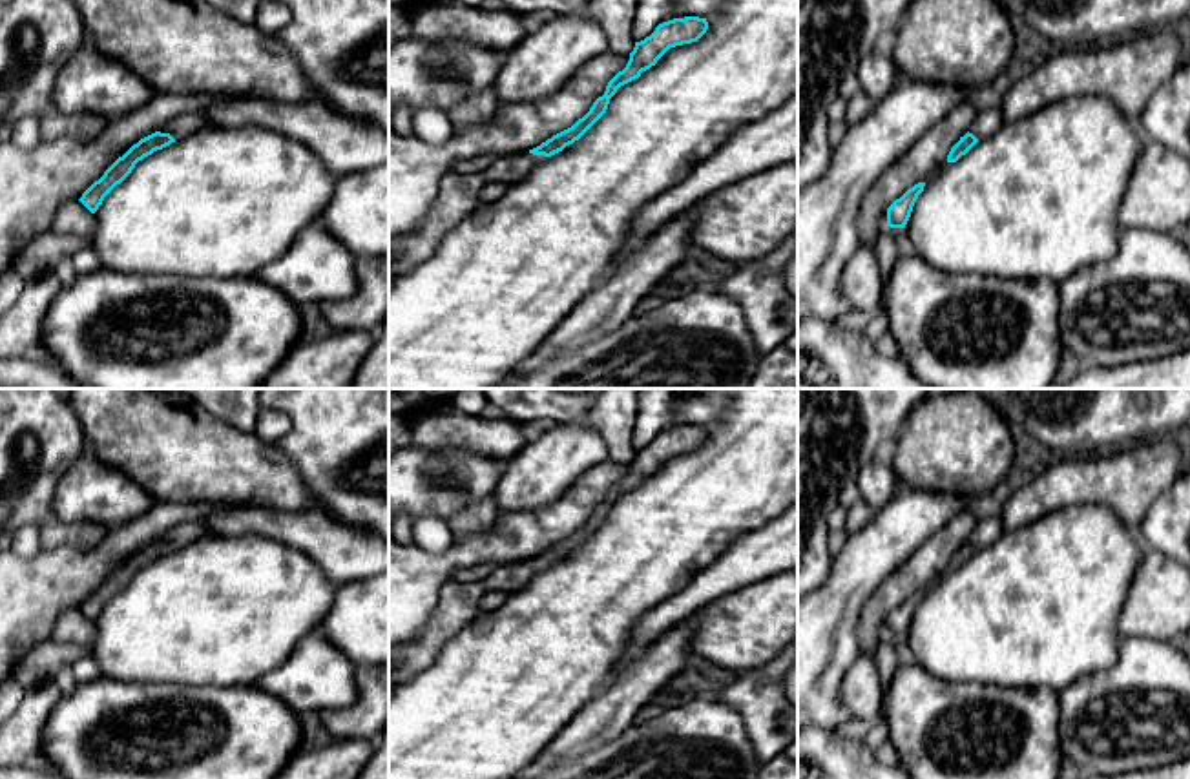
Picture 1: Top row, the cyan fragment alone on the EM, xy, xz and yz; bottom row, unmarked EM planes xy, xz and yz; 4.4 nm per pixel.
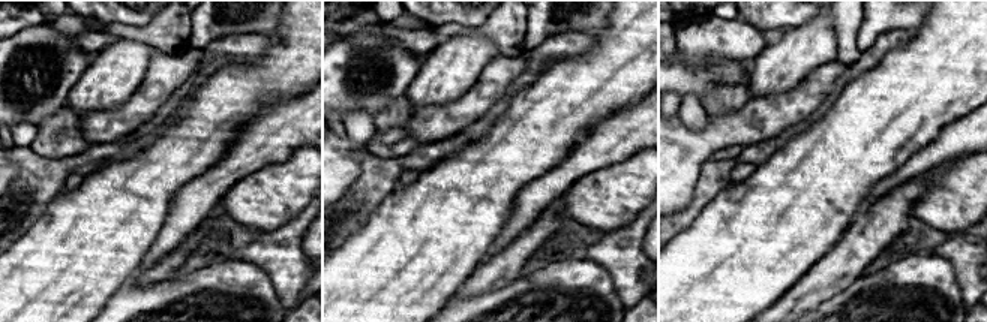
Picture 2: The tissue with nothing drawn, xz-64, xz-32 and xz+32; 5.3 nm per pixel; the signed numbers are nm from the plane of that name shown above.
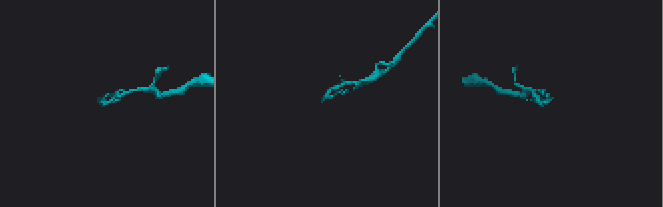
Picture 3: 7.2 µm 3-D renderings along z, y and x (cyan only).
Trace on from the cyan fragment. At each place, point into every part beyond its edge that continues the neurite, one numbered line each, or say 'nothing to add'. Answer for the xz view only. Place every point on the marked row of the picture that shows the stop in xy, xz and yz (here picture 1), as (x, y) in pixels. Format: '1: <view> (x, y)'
1: xz (459, 196)

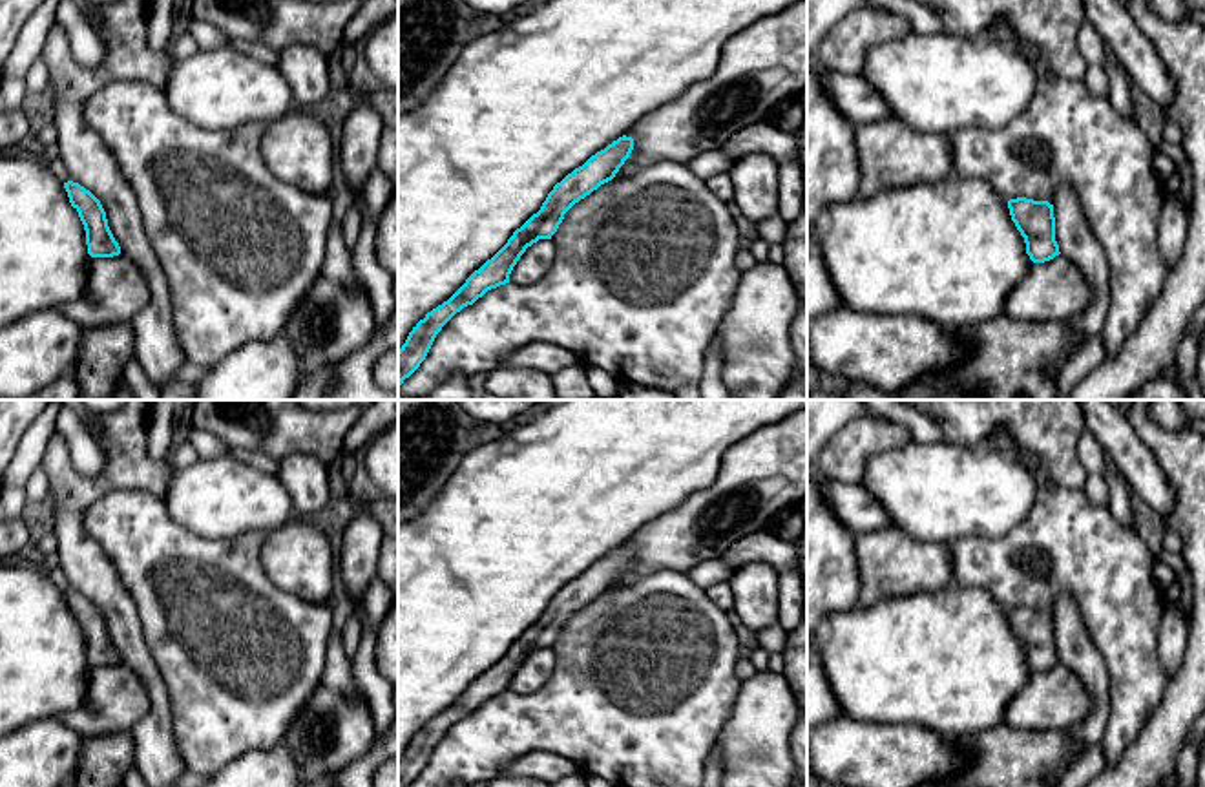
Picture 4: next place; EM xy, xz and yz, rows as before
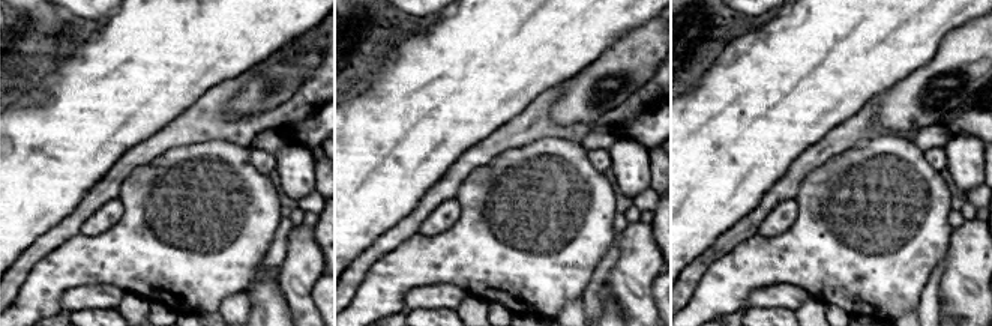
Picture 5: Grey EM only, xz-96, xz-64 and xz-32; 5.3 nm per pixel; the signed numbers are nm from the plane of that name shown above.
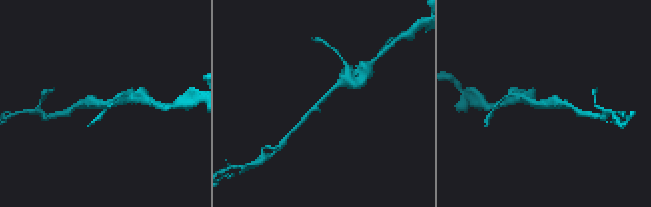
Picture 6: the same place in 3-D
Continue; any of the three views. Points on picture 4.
nothing to add

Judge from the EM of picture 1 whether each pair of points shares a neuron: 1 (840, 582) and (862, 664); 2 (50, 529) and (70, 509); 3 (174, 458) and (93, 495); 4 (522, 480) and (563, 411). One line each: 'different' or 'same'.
1: different
2: different
3: different
4: different

